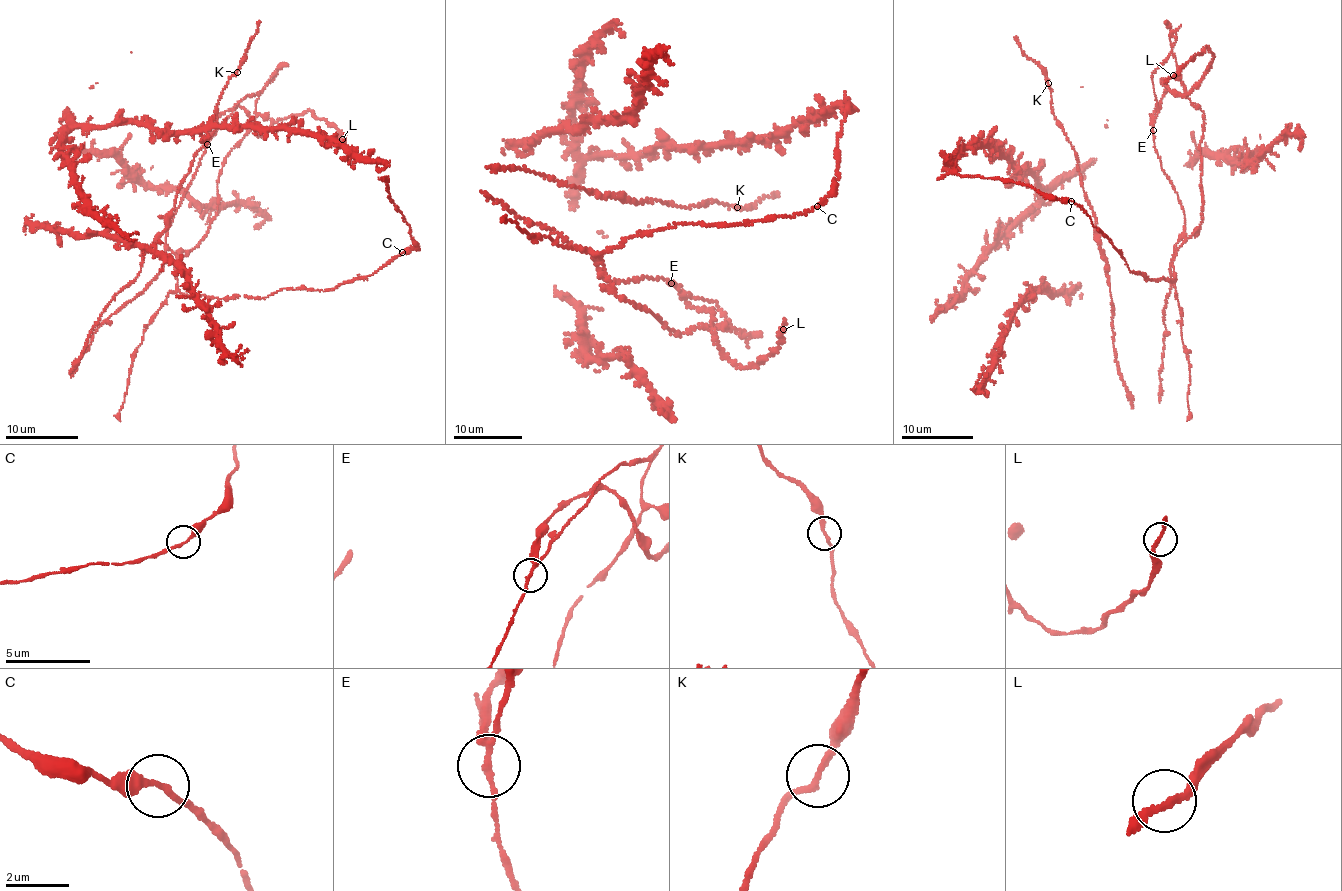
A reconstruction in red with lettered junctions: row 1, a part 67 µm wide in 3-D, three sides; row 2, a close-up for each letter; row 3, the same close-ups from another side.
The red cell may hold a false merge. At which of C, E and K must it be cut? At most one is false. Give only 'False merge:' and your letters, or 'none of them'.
False merge: E

